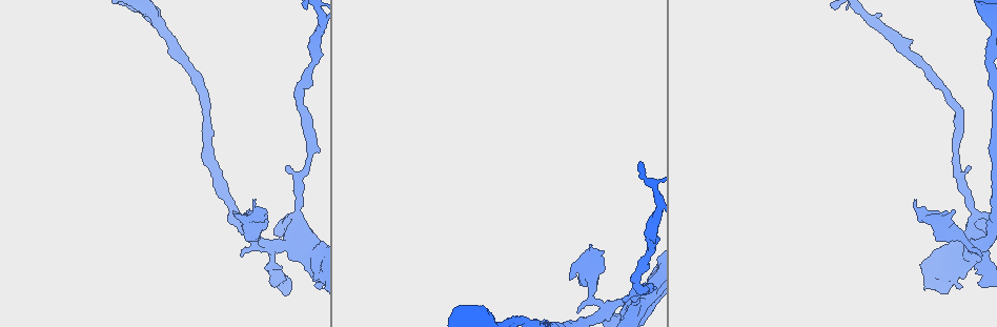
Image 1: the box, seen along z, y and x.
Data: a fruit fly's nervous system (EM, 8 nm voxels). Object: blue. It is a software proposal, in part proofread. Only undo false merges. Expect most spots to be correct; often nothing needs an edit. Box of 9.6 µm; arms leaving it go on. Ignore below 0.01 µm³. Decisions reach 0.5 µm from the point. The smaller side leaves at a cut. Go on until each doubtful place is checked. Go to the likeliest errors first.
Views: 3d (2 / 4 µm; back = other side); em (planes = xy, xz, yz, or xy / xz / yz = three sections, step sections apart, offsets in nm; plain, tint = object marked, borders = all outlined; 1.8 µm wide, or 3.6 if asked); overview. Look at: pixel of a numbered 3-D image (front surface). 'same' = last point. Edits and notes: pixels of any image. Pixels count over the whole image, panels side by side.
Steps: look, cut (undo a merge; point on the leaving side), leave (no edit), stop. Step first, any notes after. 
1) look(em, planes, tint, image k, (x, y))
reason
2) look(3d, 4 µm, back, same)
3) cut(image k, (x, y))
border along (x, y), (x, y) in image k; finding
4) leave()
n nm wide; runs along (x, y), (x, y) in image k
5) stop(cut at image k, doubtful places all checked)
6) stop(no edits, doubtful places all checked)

look(em, 3.6 µm, xy, step 16, tint, image 1, (643, 306))
thick turns thin

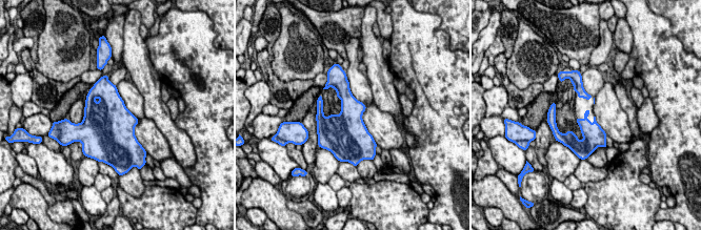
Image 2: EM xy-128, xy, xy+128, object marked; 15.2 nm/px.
look(em, 3.6 µm, planes, tint, same)

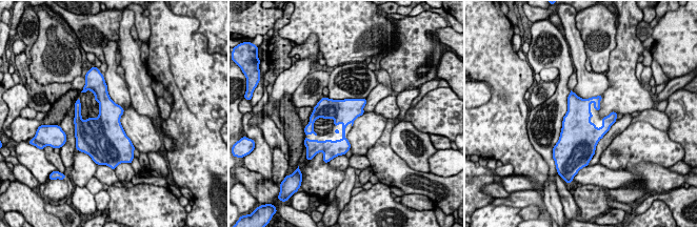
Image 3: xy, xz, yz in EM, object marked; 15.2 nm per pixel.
leave()
all the same cell

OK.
look(em, planes, borders, image 1, (270, 249))
abrupt turn

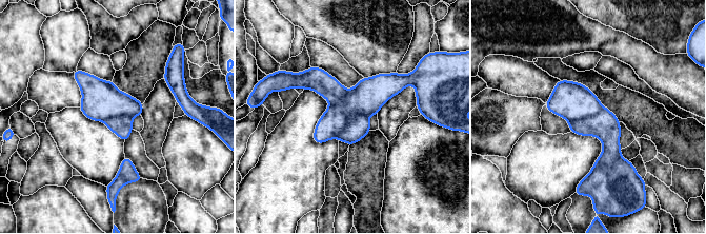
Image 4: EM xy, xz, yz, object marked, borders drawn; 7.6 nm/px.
cut(image 4, (359, 127))
300 nm wide; a second cell is stuck on

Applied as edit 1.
stop(cut at image 4, doubtful places all checked)

